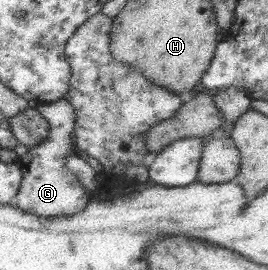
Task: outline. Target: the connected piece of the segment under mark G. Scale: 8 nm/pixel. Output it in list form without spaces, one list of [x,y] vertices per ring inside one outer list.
[[[65,99],[36,104],[36,108],[49,120],[51,124],[50,135],[44,143],[37,147],[28,148],[28,151],[20,156],[17,162],[20,164],[25,176],[22,181],[20,193],[16,198],[16,205],[28,213],[42,215],[43,217],[67,216],[80,213],[88,207],[90,196],[86,194],[86,188],[78,180],[74,172],[68,170],[66,158],[70,154],[80,154],[72,132],[76,130],[77,114],[74,106]]]

